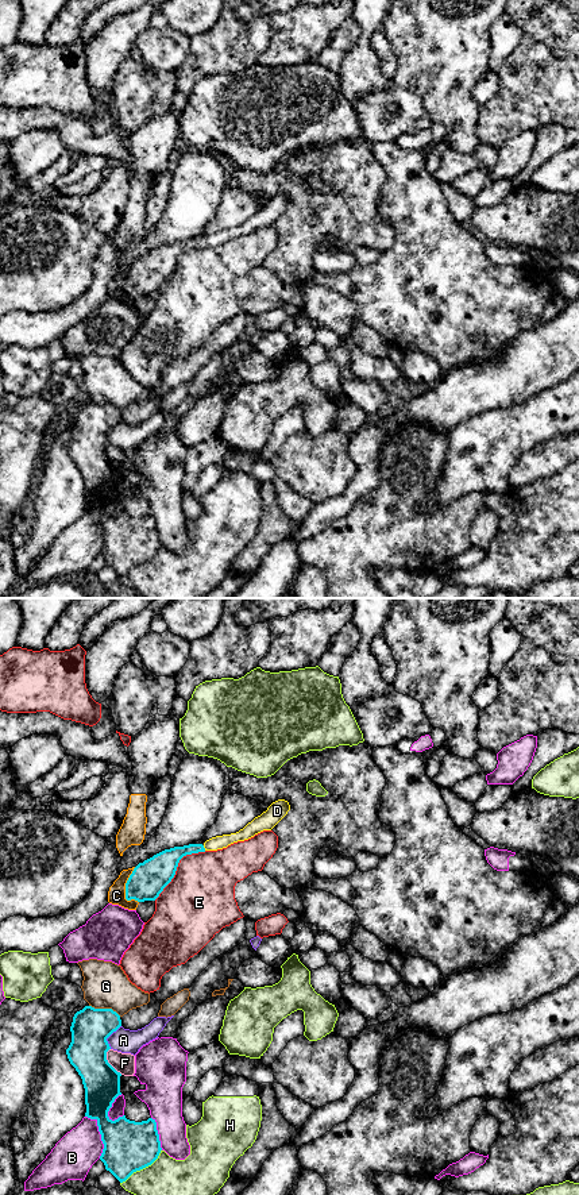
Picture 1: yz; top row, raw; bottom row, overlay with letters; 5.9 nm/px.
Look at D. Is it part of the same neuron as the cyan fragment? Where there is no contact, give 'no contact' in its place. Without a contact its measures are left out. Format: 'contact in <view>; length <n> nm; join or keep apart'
contact in yz; length 40 nm; join

